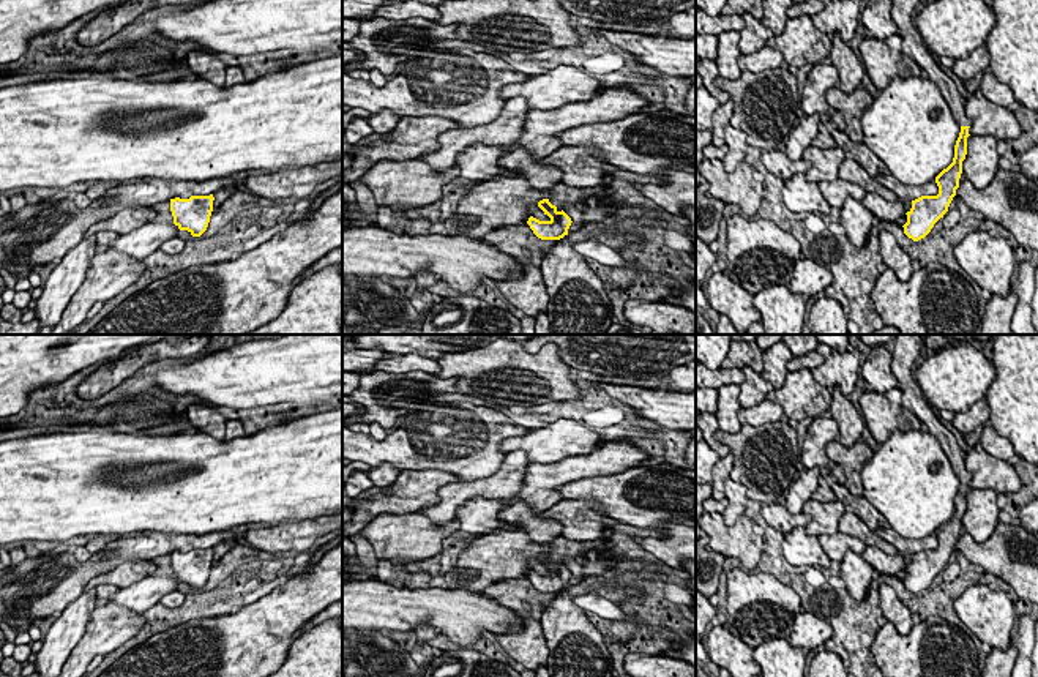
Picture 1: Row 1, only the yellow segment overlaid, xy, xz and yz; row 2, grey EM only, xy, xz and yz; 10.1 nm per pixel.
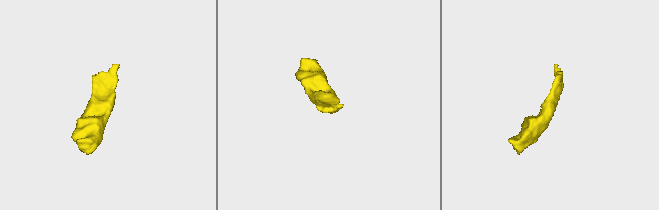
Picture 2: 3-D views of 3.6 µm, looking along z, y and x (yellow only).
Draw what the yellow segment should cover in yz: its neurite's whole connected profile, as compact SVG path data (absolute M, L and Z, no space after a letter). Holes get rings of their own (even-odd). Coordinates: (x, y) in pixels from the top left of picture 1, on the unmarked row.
M896 335L893 341L894 352L891 353L891 372L902 391L902 406L921 423L924 423L928 426L928 432L940 442L940 447L948 456L954 473L961 480L961 486L954 499L953 516L935 530L939 548L921 549L912 554L912 562L905 567L907 576L902 579L904 587L913 595L918 595L931 585L940 571L943 571L953 551L956 549L962 527L962 514L967 508L967 491L970 489L969 481L972 475L965 467L964 451L958 445L956 437L937 420L931 404L926 401L912 374L912 365L920 357L923 346L921 335Z

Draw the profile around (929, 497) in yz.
M893 432L861 469L863 496L907 540L932 535L954 511L961 480L929 432Z

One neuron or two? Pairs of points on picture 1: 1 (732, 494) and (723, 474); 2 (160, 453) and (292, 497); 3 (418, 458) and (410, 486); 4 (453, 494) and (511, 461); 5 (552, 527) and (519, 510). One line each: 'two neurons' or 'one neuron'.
1: two neurons
2: one neuron
3: two neurons
4: one neuron
5: one neuron

